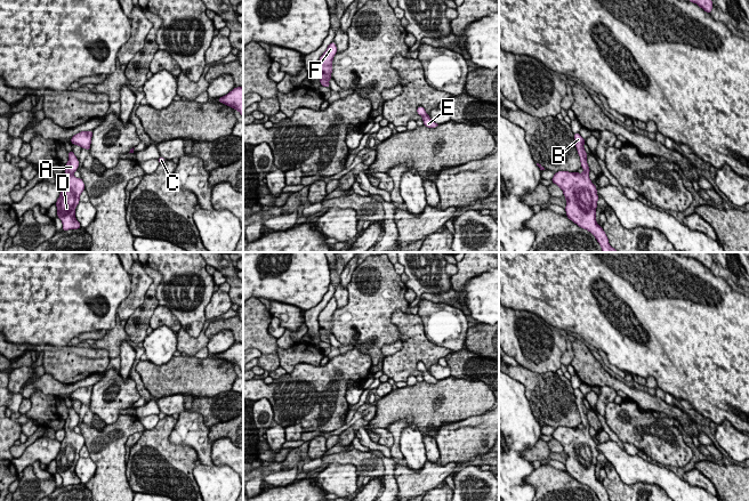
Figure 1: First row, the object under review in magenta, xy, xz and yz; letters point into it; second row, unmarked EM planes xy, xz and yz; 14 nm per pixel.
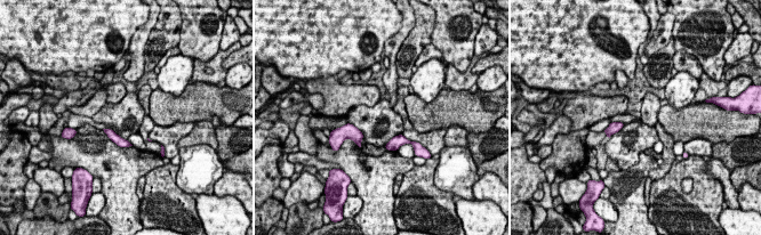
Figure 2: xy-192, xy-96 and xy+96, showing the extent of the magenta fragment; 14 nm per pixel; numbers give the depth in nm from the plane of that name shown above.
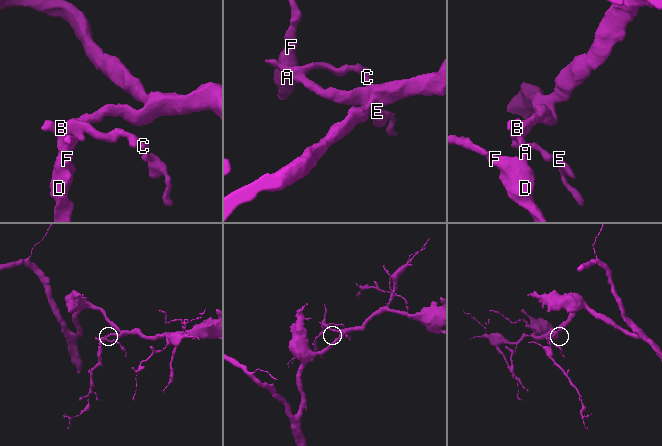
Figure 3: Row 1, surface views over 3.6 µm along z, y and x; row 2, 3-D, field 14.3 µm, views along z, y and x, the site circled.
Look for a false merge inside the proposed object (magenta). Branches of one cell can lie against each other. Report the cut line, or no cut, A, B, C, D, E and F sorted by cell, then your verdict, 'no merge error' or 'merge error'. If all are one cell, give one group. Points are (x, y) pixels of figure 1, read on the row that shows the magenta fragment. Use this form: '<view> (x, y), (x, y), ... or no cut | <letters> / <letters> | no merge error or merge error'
no cut | A B C D E F | no merge error

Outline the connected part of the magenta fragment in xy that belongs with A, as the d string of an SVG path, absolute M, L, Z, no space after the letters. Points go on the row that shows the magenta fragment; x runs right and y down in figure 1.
M69 152L69 162L65 165L65 183L61 186L62 191L56 201L57 217L62 220L62 231L81 228L75 218L75 208L80 202L80 194L84 191L84 183L76 178L74 172L79 168L79 160L74 152Z

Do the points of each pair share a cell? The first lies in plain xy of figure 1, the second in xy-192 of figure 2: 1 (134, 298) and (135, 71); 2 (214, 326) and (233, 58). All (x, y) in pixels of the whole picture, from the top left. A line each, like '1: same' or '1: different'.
1: same
2: same

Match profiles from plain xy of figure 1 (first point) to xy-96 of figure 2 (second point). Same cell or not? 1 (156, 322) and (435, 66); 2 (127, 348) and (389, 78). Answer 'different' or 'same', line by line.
1: different
2: same

